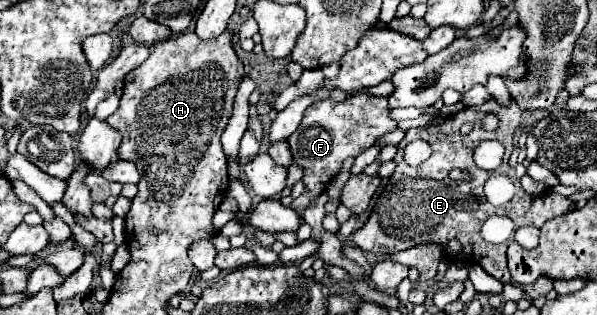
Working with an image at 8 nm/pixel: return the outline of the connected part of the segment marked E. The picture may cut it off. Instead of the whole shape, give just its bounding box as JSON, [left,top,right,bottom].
[352,96,574,280]

